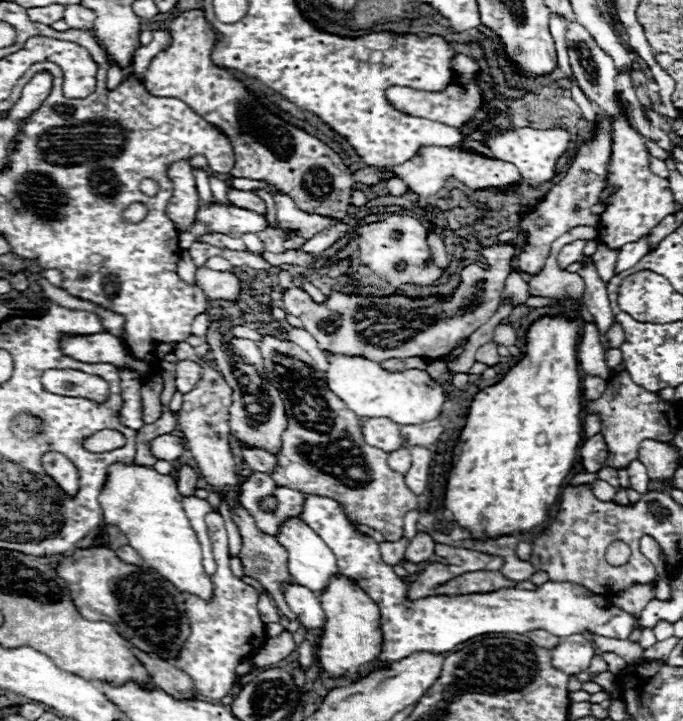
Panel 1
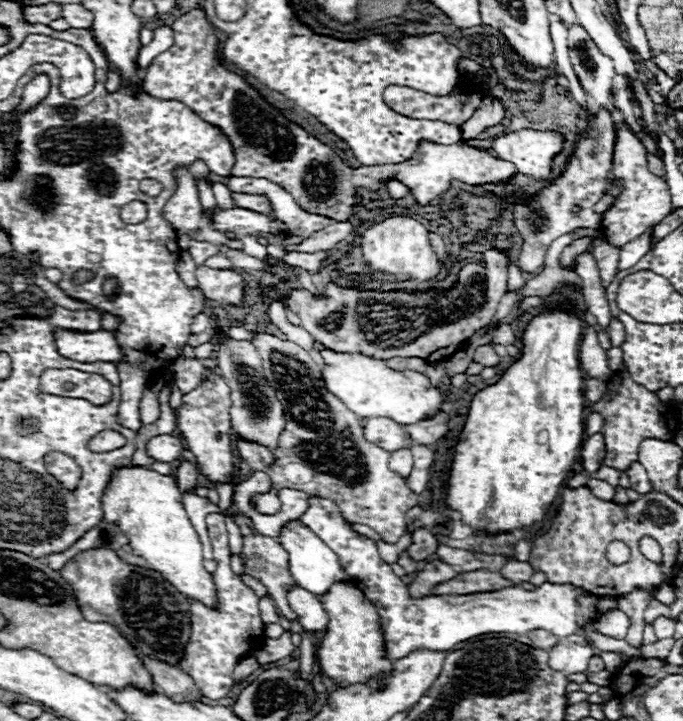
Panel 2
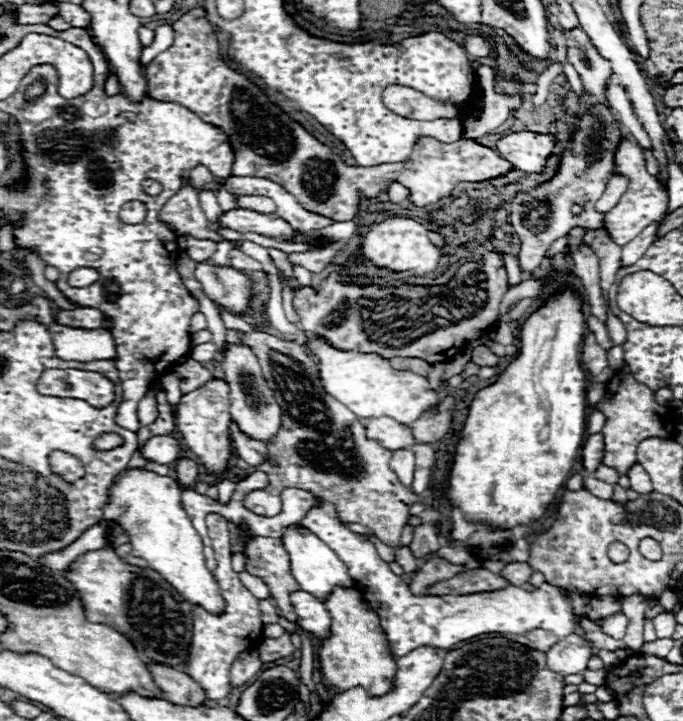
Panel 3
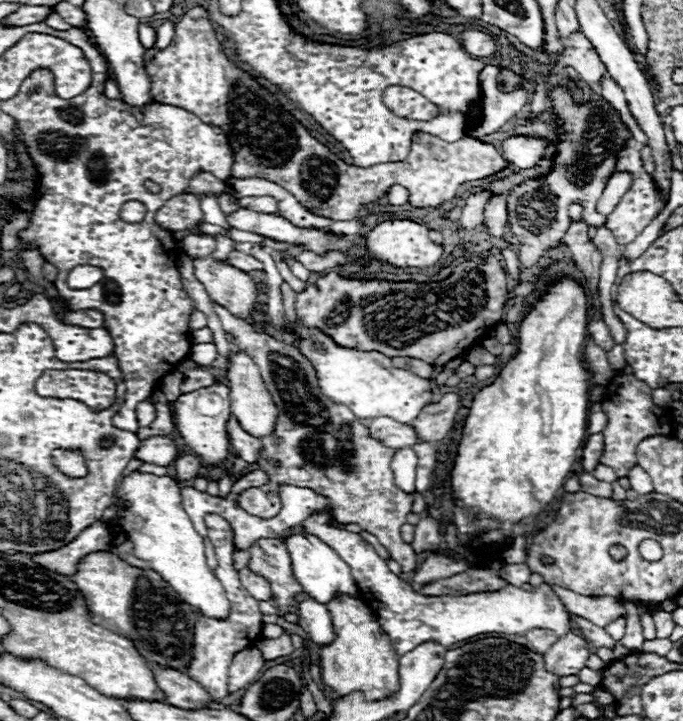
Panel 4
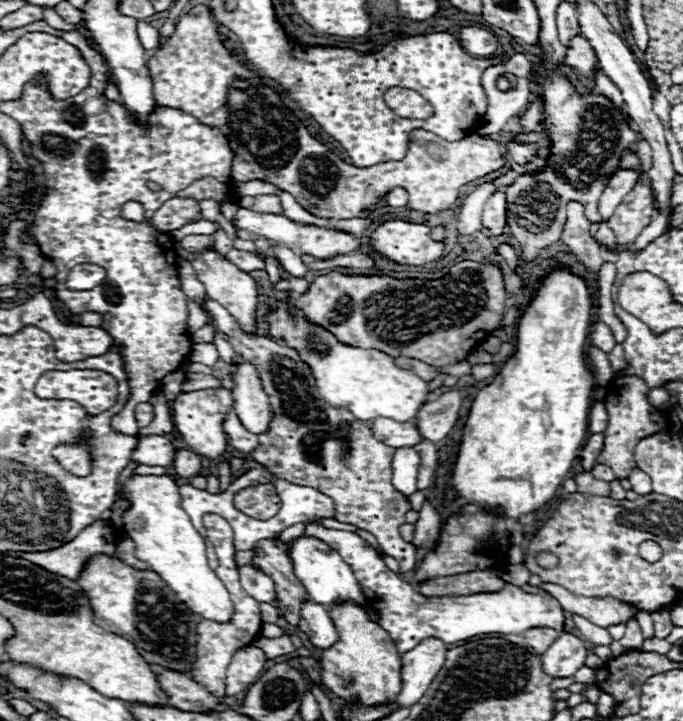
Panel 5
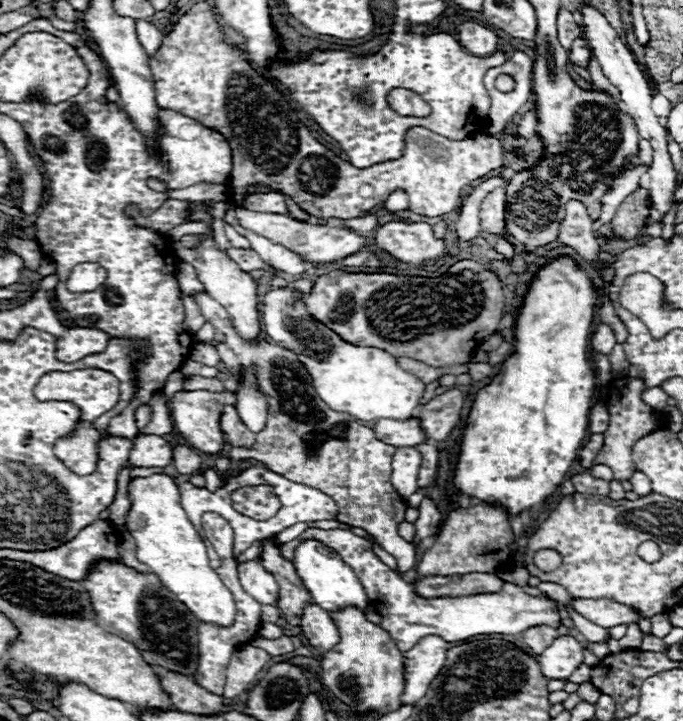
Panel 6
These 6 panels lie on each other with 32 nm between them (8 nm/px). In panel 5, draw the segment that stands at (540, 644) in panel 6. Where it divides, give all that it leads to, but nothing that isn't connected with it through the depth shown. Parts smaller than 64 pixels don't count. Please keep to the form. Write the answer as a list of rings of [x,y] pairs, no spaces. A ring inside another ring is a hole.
[[[532,628],[532,630],[524,632],[524,638],[526,638],[528,646],[532,648],[532,652],[542,654],[558,638],[558,632],[552,632],[552,628]]]

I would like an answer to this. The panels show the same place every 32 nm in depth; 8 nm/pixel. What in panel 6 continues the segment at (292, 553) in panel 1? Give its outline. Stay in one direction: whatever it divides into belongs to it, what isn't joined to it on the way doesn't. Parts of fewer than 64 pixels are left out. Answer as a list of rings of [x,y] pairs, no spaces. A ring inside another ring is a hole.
[[[318,540],[300,542],[300,546],[294,552],[292,562],[294,562],[298,578],[304,582],[304,586],[312,594],[312,600],[318,606],[322,606],[324,610],[332,612],[332,610],[340,610],[346,606],[356,606],[360,610],[366,610],[370,606],[370,600],[368,600],[360,580],[352,572],[352,568],[348,568],[348,564],[344,564],[344,560],[334,550],[324,546],[322,542],[318,542]]]

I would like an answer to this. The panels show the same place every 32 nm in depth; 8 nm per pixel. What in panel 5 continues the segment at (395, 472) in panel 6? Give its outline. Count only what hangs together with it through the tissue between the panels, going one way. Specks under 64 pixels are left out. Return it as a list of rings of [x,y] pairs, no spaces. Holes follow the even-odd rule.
[[[398,448],[392,460],[392,482],[396,490],[404,492],[406,496],[416,492],[416,474],[418,474],[420,456],[414,448]]]

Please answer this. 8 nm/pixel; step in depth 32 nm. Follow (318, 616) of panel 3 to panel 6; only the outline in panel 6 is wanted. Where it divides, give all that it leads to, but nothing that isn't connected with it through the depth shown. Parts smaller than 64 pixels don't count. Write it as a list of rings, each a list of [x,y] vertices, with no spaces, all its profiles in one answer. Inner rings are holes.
[[[308,604],[308,608],[304,608],[302,620],[300,620],[300,628],[306,634],[308,642],[320,652],[328,652],[328,648],[336,646],[340,640],[338,628],[332,622],[330,614],[320,608],[318,604]]]

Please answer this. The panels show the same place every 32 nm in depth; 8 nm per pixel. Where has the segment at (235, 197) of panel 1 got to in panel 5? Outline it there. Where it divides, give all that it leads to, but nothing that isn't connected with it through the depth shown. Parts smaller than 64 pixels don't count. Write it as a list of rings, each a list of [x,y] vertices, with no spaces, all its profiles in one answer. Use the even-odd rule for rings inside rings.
[[[246,196],[240,198],[238,204],[242,208],[252,208],[254,212],[282,212],[280,200],[276,196]]]

